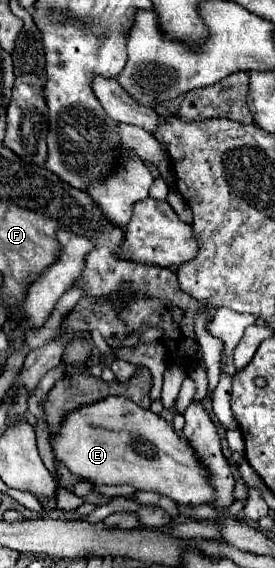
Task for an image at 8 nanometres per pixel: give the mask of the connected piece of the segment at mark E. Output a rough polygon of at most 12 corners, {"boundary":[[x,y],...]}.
{"boundary":[[112,395],[70,411],[54,457],[96,487],[192,507],[210,471],[166,419]]}

